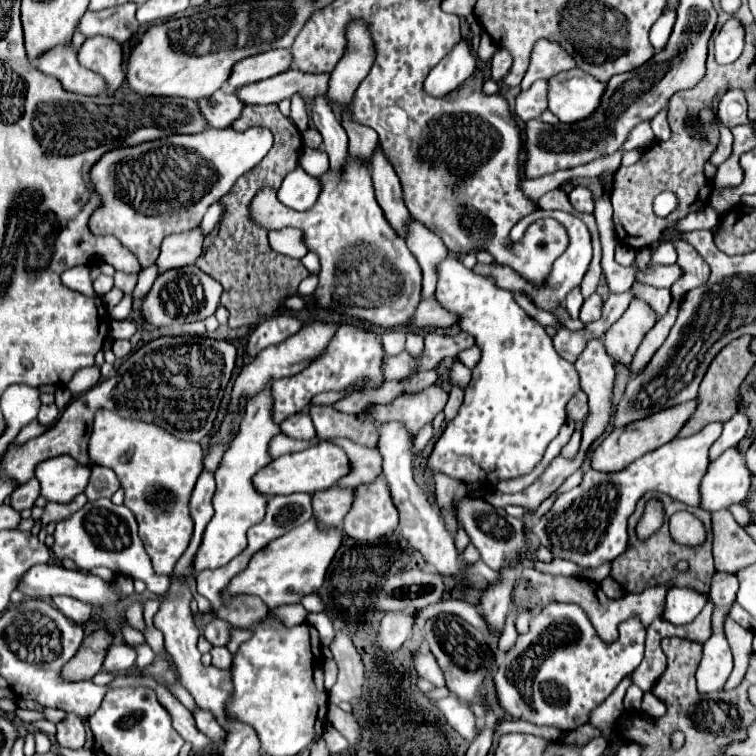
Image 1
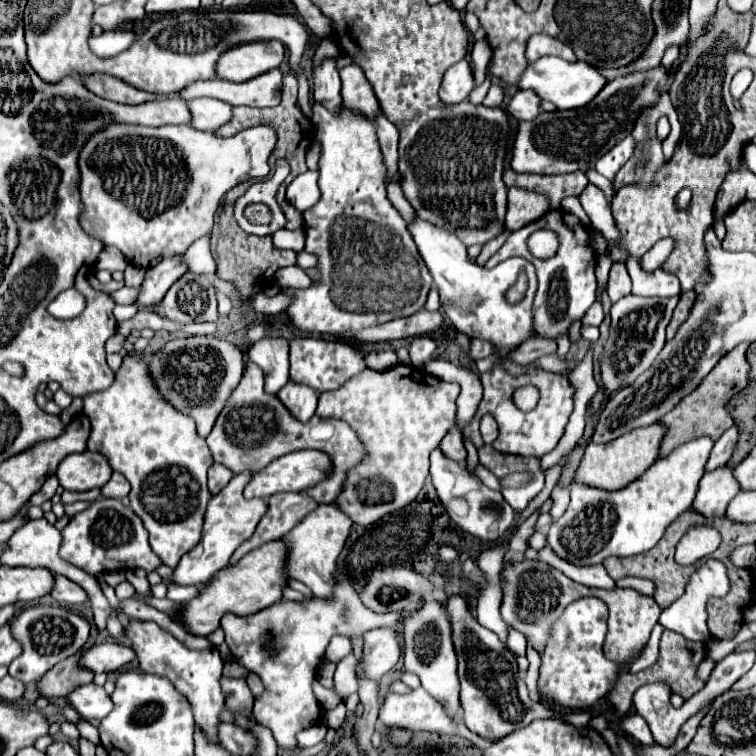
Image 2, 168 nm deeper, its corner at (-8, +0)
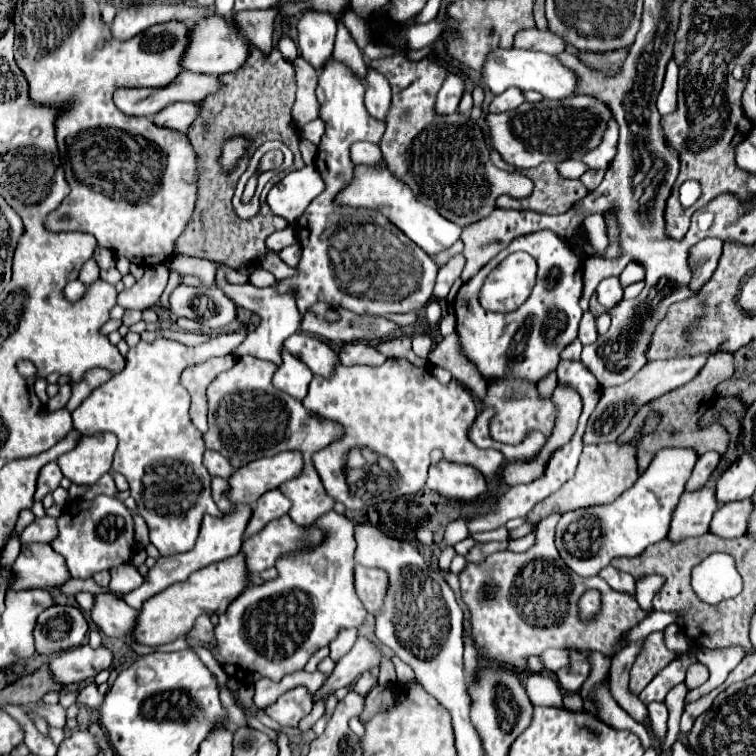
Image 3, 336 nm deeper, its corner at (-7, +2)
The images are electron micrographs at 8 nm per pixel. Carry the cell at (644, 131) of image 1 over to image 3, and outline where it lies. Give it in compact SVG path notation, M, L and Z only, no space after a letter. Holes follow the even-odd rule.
M609 120L607 122L607 128L603 132L603 138L599 142L597 148L589 150L585 156L583 156L583 164L587 168L599 168L599 170L607 170L611 160L615 158L615 148L617 148L617 124L615 120Z

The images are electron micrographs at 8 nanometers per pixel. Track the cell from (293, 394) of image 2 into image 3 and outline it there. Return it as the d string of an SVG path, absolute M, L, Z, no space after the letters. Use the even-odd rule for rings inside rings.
M281 350L281 366L277 366L273 376L273 386L291 394L297 400L303 400L309 388L309 382L313 378L311 370L295 356L291 356L287 350Z

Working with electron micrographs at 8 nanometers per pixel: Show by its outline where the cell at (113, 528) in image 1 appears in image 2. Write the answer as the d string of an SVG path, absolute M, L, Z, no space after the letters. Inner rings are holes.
M98 498L84 512L70 518L68 526L62 530L60 556L72 566L82 568L92 576L100 576L108 570L134 570L142 568L154 572L162 566L160 558L152 552L148 544L148 532L144 530L142 520L120 500Z

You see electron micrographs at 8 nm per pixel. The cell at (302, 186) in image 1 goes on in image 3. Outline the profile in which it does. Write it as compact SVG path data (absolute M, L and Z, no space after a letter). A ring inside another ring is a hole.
M303 166L301 170L289 172L269 190L267 204L273 214L285 218L289 224L295 224L323 188L325 184L315 166Z

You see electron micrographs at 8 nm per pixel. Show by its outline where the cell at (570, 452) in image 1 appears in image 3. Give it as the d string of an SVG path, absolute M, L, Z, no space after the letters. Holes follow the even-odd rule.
M549 516L535 532L535 544L523 552L497 552L483 564L467 564L459 574L461 598L469 608L469 636L481 660L515 668L523 674L527 658L539 656L547 648L575 648L597 650L613 656L613 644L643 616L647 616L635 598L625 592L613 590L603 578L581 578L561 560L555 548L555 526L559 516ZM585 590L601 592L601 614L582 622L577 602Z

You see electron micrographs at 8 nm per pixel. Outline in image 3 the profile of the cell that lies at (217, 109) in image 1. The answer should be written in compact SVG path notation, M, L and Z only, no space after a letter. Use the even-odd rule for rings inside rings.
M173 102L167 108L163 108L161 112L157 112L153 116L153 122L157 126L161 126L161 128L185 132L191 126L191 122L195 120L195 112L199 112L199 104L193 104L193 102Z

